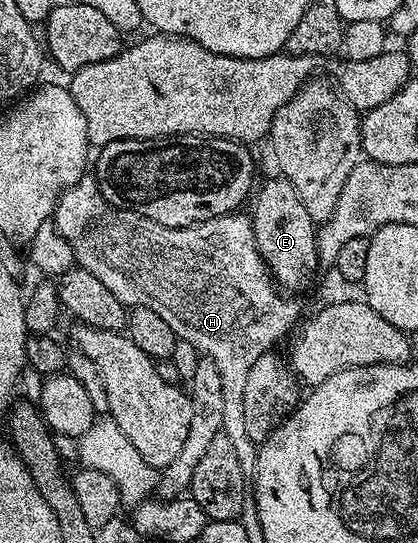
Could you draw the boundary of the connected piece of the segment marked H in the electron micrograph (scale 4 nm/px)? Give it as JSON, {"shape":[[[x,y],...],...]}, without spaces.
{"shape":[[[93,176],[81,178],[71,188],[67,188],[61,193],[61,199],[57,201],[57,207],[53,209],[51,221],[57,227],[58,233],[66,238],[67,244],[73,249],[76,265],[82,266],[84,270],[95,276],[99,276],[99,280],[103,282],[104,287],[112,295],[117,296],[126,308],[146,306],[152,308],[155,312],[159,312],[159,316],[163,316],[163,320],[167,320],[167,324],[171,324],[171,328],[177,333],[178,339],[189,341],[201,356],[210,358],[215,364],[215,368],[219,368],[219,376],[222,377],[223,383],[223,424],[221,425],[221,433],[227,436],[227,440],[231,440],[231,448],[235,448],[235,456],[239,456],[239,468],[243,472],[243,476],[247,480],[256,479],[259,446],[258,443],[251,440],[251,436],[247,436],[247,424],[243,420],[243,391],[247,389],[247,376],[251,372],[255,360],[268,353],[273,348],[272,345],[279,341],[285,333],[288,335],[298,325],[299,317],[297,318],[296,304],[289,299],[292,297],[286,296],[278,289],[272,274],[269,273],[268,266],[261,259],[261,253],[257,250],[252,221],[246,215],[244,218],[241,212],[234,212],[225,214],[222,218],[212,218],[206,222],[199,222],[195,226],[164,226],[147,216],[137,213],[135,210],[121,210],[119,207],[111,205],[103,196],[96,177]]]}

